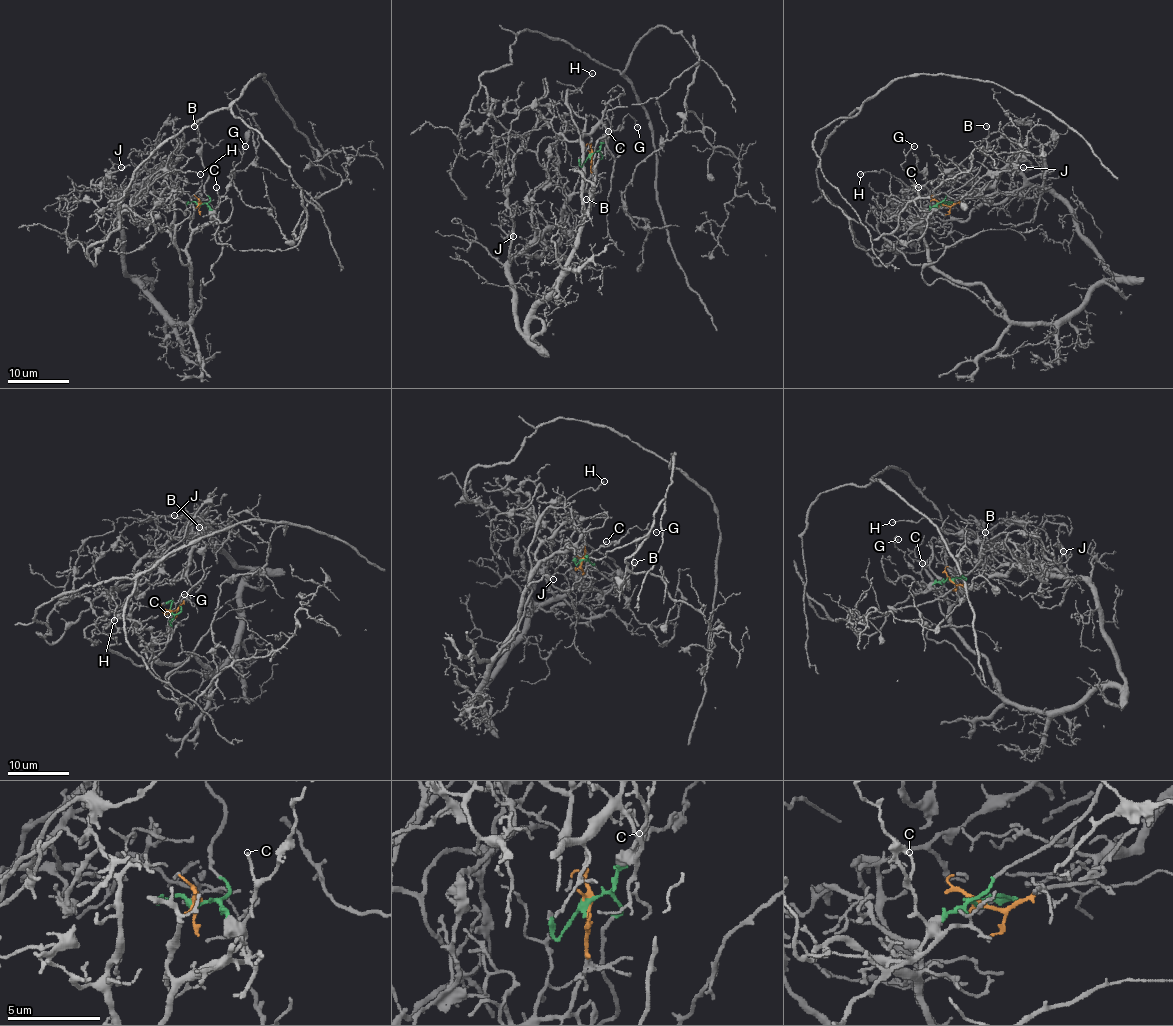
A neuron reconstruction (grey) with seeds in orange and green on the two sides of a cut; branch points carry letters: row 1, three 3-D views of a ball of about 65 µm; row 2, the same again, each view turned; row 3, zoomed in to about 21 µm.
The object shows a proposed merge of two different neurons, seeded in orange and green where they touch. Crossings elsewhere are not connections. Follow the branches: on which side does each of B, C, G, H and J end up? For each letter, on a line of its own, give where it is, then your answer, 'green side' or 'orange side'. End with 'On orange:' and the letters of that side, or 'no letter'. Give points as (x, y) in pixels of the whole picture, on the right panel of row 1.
B: place (986, 126); green side
C: place (918, 187); green side
G: place (914, 146); green side
H: place (860, 174); orange side
J: place (1023, 167); orange side
On orange: H, J

